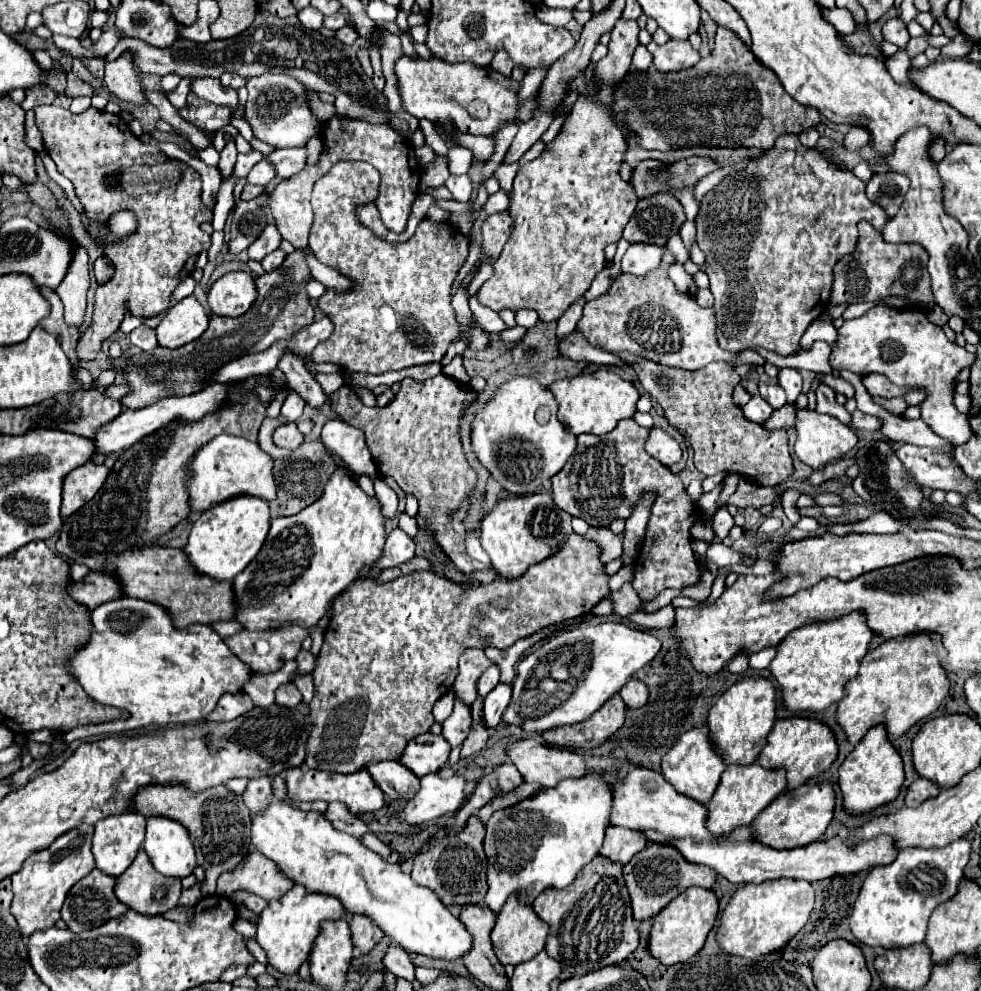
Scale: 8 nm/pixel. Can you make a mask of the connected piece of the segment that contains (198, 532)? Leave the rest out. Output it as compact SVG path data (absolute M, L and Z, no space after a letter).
M248 496L230 498L228 502L220 502L208 508L194 522L184 554L188 556L188 562L194 568L194 572L210 576L216 582L232 580L248 566L248 562L252 562L252 558L256 558L268 534L268 526L270 526L268 502L264 502L262 498Z

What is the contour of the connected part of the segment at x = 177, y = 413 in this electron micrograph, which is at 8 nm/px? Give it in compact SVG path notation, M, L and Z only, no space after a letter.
M212 384L196 394L190 394L190 396L170 396L170 398L162 398L146 408L140 408L140 410L122 410L114 420L110 420L108 424L100 426L96 432L94 432L94 452L100 454L100 456L106 456L110 452L122 452L126 450L128 446L136 444L140 438L156 432L160 426L166 426L168 422L172 420L186 420L186 422L192 422L192 420L200 420L202 416L214 412L216 408L220 408L220 404L224 402L224 398L228 396L228 390L232 388L232 384Z

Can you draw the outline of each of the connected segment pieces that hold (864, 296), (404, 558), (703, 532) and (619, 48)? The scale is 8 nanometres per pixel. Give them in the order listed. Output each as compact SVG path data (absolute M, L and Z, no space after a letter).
M866 220L858 222L860 238L856 252L848 258L842 258L834 266L834 286L830 294L830 304L856 304L856 302L880 302L888 296L908 298L910 304L920 308L932 308L934 298L928 278L928 252L916 244L888 244L880 238L880 232L874 230Z
M394 528L392 534L386 538L384 554L376 562L376 566L384 570L384 568L398 566L402 562L408 562L410 558L414 558L414 540L400 528Z
M708 518L705 521L697 521L694 526L690 529L691 536L693 539L704 540L711 544L713 538L713 531L711 527L712 519Z
M622 18L616 22L616 26L610 32L608 42L608 54L596 64L596 80L598 86L616 86L624 74L628 74L632 66L632 54L638 42L638 24L636 22L624 22Z

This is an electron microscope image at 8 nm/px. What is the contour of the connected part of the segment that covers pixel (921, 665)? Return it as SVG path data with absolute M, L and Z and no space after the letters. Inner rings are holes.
M910 634L882 642L860 662L858 674L846 684L846 694L838 702L836 722L846 732L846 740L856 746L862 736L878 724L884 724L888 738L896 740L916 722L938 710L948 696L950 682L940 666L944 646L938 634Z

